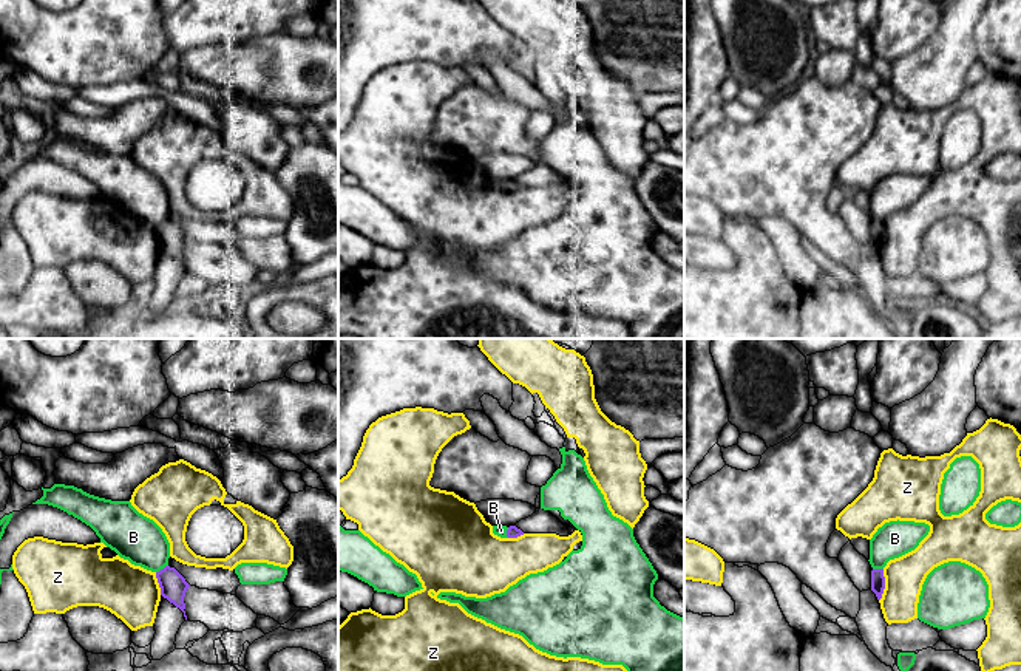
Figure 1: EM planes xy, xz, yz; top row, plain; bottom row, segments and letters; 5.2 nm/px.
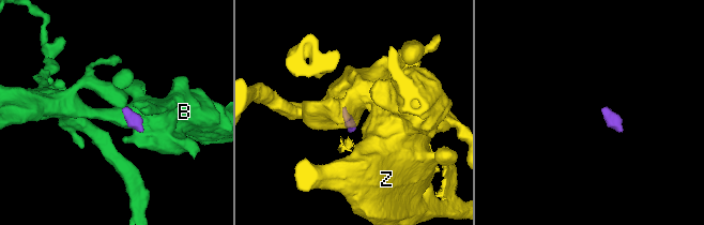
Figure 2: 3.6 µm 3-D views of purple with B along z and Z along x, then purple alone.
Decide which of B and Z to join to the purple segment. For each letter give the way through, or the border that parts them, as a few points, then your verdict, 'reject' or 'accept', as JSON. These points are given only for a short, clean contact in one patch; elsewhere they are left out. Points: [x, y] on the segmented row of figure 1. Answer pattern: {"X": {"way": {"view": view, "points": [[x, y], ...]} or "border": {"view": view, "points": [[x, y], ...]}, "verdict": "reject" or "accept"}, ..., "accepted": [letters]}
{"B": {"verdict": "reject"}, "Z": {"border": {"view": "yz", "points": [[884, 569], [884, 592], [879, 600]]}, "verdict": "reject"}, "accepted": []}

